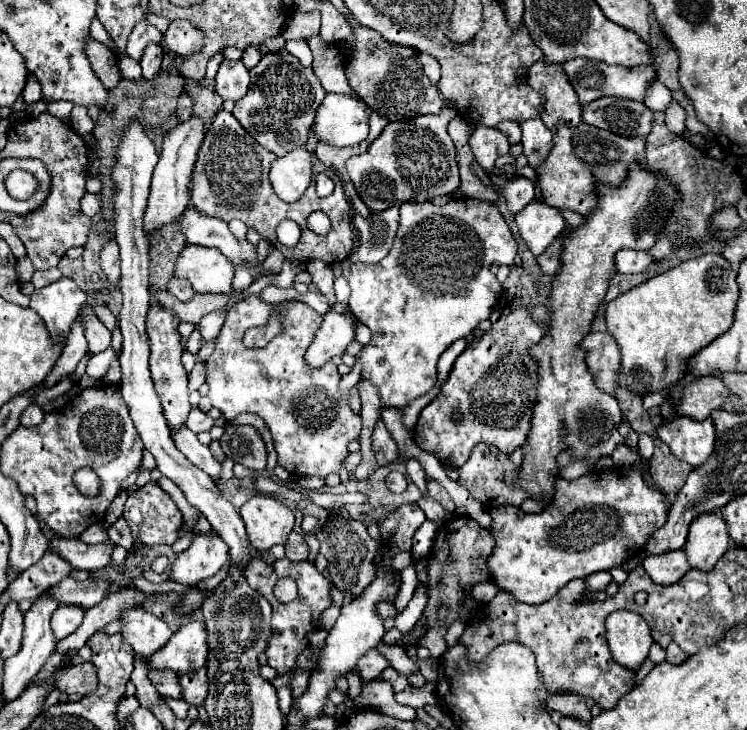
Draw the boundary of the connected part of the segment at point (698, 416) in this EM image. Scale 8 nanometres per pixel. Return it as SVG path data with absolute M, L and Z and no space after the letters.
M701 377L683 389L683 405L679 405L679 415L687 415L695 421L711 417L711 411L719 409L731 391L725 387L721 377Z

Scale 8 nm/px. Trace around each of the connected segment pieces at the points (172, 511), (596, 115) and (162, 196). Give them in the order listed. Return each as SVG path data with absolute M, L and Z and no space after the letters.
M147 483L147 485L139 487L133 495L129 495L129 499L125 503L123 517L127 519L127 523L129 523L131 531L133 531L133 537L139 543L145 543L145 545L157 545L157 543L171 545L171 543L175 543L177 537L179 537L177 529L183 523L181 511L169 499L169 495L165 491L161 491L161 487L157 483Z
M603 97L583 107L583 121L621 137L645 139L653 127L653 111L631 99Z
M191 117L185 123L179 123L175 129L171 129L165 139L163 139L163 151L159 155L159 163L155 165L153 171L153 181L151 181L151 195L149 195L149 205L143 221L145 231L153 231L157 227L163 227L171 223L175 217L179 217L187 205L189 205L189 181L193 173L193 165L197 159L197 151L203 141L203 121L199 117Z

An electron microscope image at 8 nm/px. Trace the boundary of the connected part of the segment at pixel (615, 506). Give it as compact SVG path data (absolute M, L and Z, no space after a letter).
M613 467L609 471L589 471L587 475L567 481L555 481L555 495L553 501L541 513L525 513L513 505L499 505L489 509L495 529L491 529L497 545L495 553L489 561L493 581L503 589L511 591L515 599L531 605L539 605L549 601L567 581L577 577L587 577L597 571L609 571L611 567L623 565L627 559L635 557L647 541L653 537L657 529L667 523L671 501L659 491L645 485L641 479L641 469L625 469Z

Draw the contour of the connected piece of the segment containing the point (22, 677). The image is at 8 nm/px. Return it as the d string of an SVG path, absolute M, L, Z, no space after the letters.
M49 591L41 593L26 613L23 613L23 639L21 639L21 649L19 653L15 653L13 657L9 657L5 661L5 675L3 675L3 695L5 701L13 701L15 697L19 697L19 693L23 691L23 685L27 685L27 681L31 681L31 677L35 677L39 673L39 669L45 665L45 661L51 657L57 639L53 637L51 631L50 619L55 609L59 607L59 601L55 597L49 595Z

